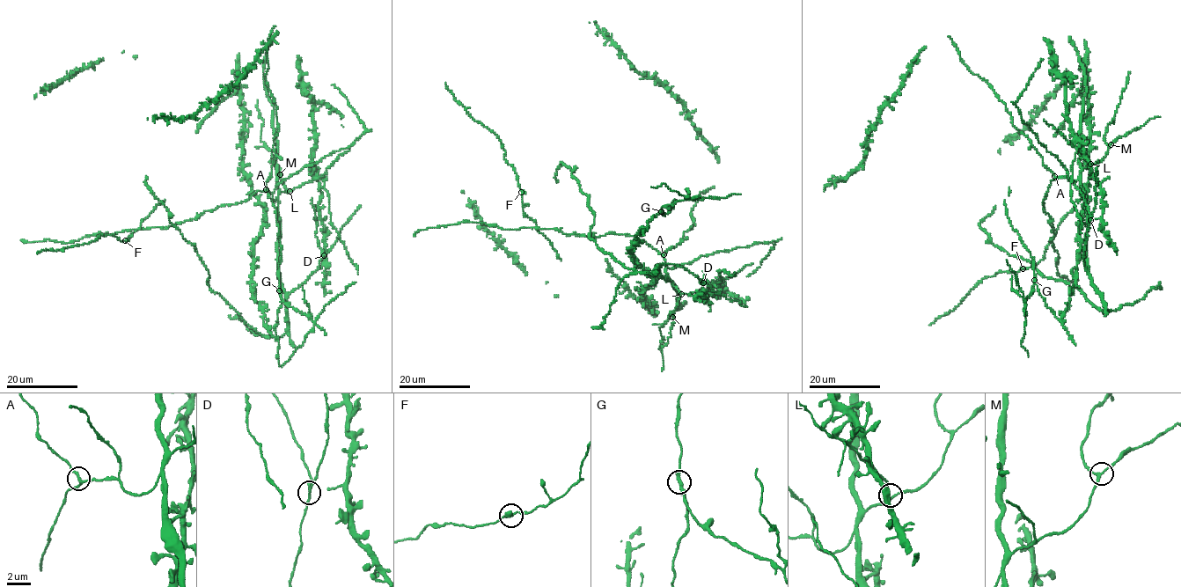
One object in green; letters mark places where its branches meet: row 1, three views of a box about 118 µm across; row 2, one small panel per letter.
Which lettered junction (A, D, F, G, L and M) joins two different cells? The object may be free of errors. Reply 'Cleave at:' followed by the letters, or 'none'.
Cleave at: G

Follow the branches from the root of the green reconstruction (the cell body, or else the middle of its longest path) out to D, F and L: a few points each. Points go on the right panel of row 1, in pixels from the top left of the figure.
D: (1074, 181), (1080, 178), (1081, 196), (1085, 201), (1088, 270), (1082, 255), (1090, 220)
F: (1074, 181), (1060, 177), (1051, 182), (1043, 206), (1052, 218), (1053, 245), (1050, 242), (1042, 260), (1023, 268)
L: (1074, 181), (1090, 164)

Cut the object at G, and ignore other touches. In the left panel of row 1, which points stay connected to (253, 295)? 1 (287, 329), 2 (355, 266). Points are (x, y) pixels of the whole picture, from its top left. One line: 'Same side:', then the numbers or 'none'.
Same side: 1, 2

